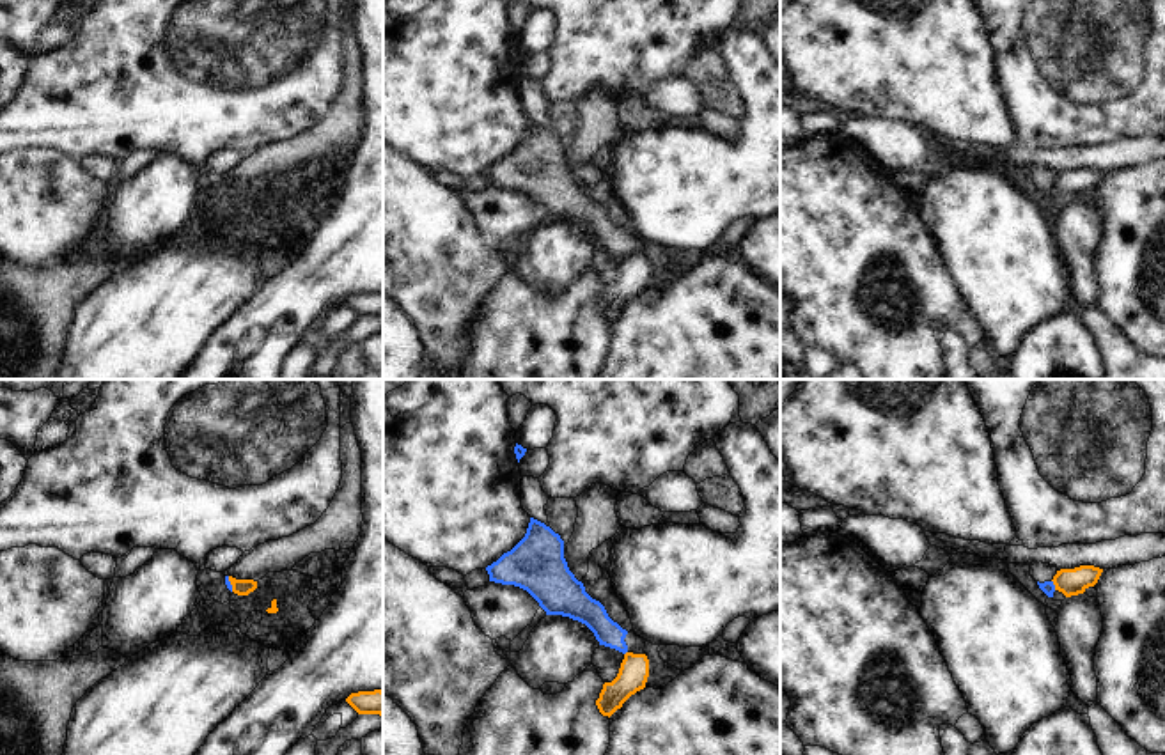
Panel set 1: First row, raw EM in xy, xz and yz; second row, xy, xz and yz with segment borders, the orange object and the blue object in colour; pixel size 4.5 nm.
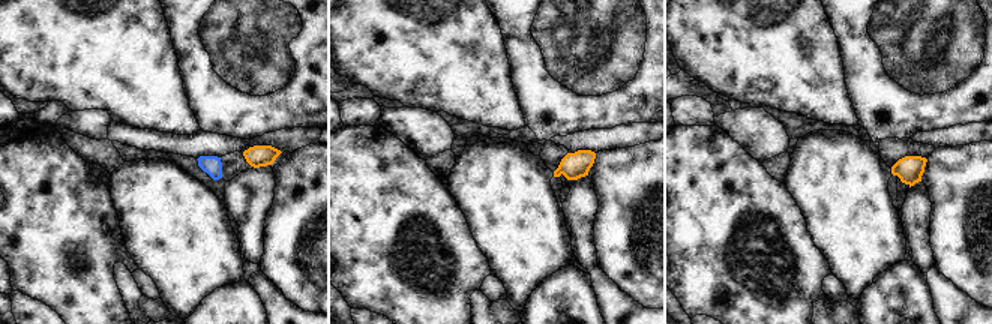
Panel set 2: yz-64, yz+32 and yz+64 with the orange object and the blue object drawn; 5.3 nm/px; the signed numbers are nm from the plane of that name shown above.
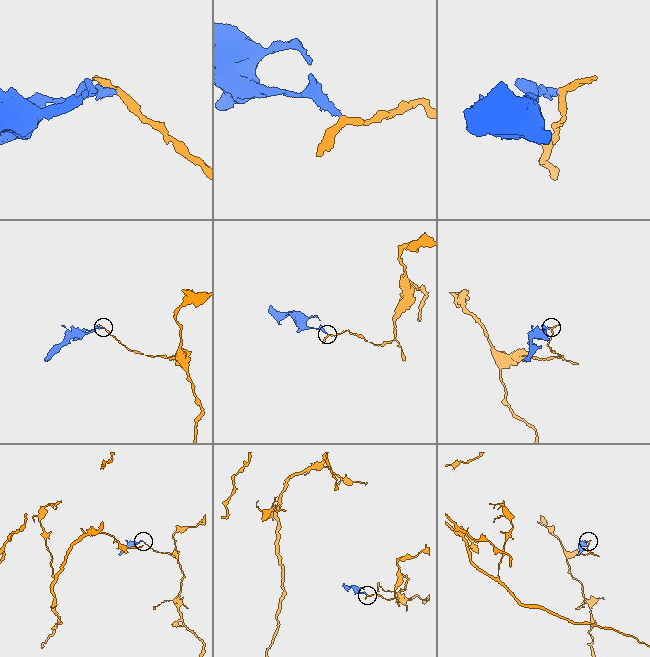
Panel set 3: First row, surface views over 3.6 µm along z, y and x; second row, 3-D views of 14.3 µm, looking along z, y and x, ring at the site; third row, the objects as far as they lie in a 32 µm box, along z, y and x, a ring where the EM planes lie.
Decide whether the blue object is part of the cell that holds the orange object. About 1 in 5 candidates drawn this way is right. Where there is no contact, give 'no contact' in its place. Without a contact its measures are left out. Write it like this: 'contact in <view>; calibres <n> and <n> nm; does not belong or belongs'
contact in yz; calibres 130 and 60 nm; does not belong

